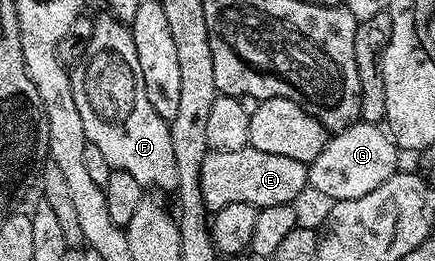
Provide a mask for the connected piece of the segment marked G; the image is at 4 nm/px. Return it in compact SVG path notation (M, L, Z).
M357 121L329 139L332 140L308 163L308 187L325 195L328 201L366 197L398 170L398 148L383 126Z

